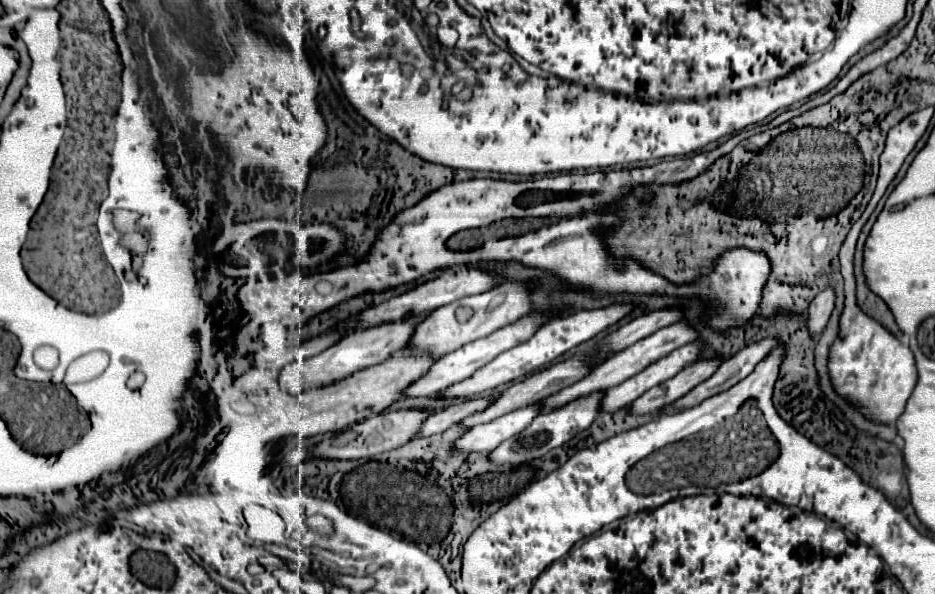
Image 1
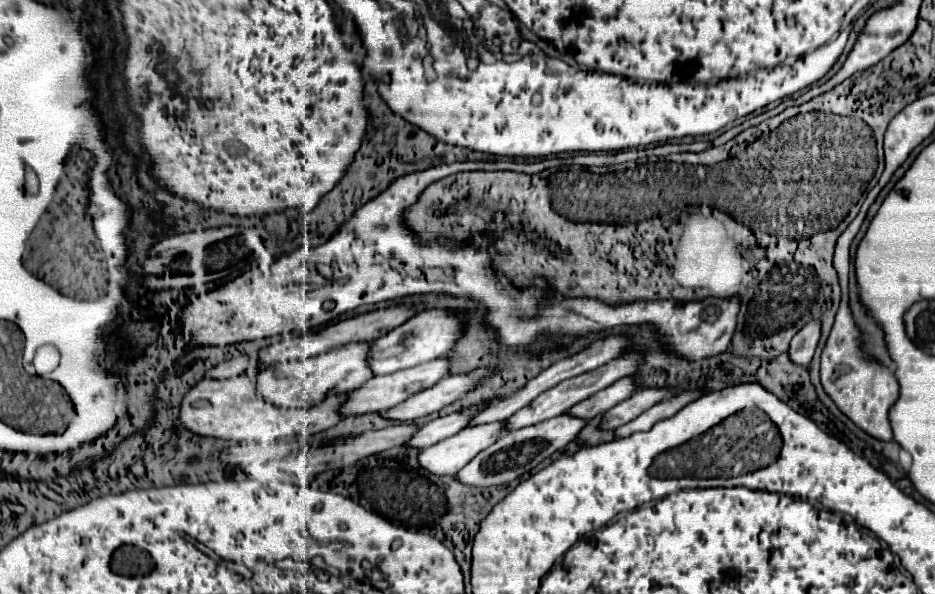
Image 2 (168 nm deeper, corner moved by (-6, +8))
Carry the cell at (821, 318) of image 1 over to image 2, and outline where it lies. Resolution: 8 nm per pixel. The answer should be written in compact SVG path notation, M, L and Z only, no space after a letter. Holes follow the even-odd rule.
M813 320L809 322L803 330L799 330L793 340L791 340L791 348L789 348L789 360L793 364L799 364L803 368L809 366L813 354L815 354L815 348L817 348L817 342L819 342L819 324Z

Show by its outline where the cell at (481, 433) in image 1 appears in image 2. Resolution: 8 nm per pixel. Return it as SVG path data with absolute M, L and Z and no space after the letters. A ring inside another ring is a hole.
M505 422L483 424L477 428L465 428L425 450L419 452L417 462L423 470L437 476L453 476L465 464L469 464L481 450L491 446L499 436L503 436Z

